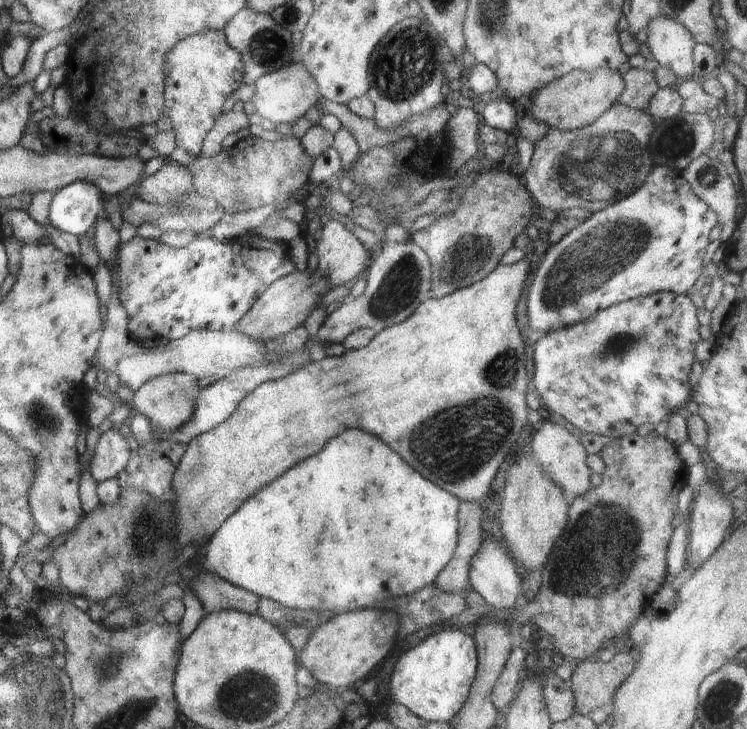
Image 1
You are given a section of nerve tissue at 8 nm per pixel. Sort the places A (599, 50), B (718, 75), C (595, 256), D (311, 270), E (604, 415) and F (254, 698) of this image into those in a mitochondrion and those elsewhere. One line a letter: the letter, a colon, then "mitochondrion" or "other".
A: other
B: other
C: mitochondrion
D: other
E: other
F: mitochondrion

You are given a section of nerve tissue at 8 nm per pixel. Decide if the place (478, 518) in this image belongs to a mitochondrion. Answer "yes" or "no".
no

